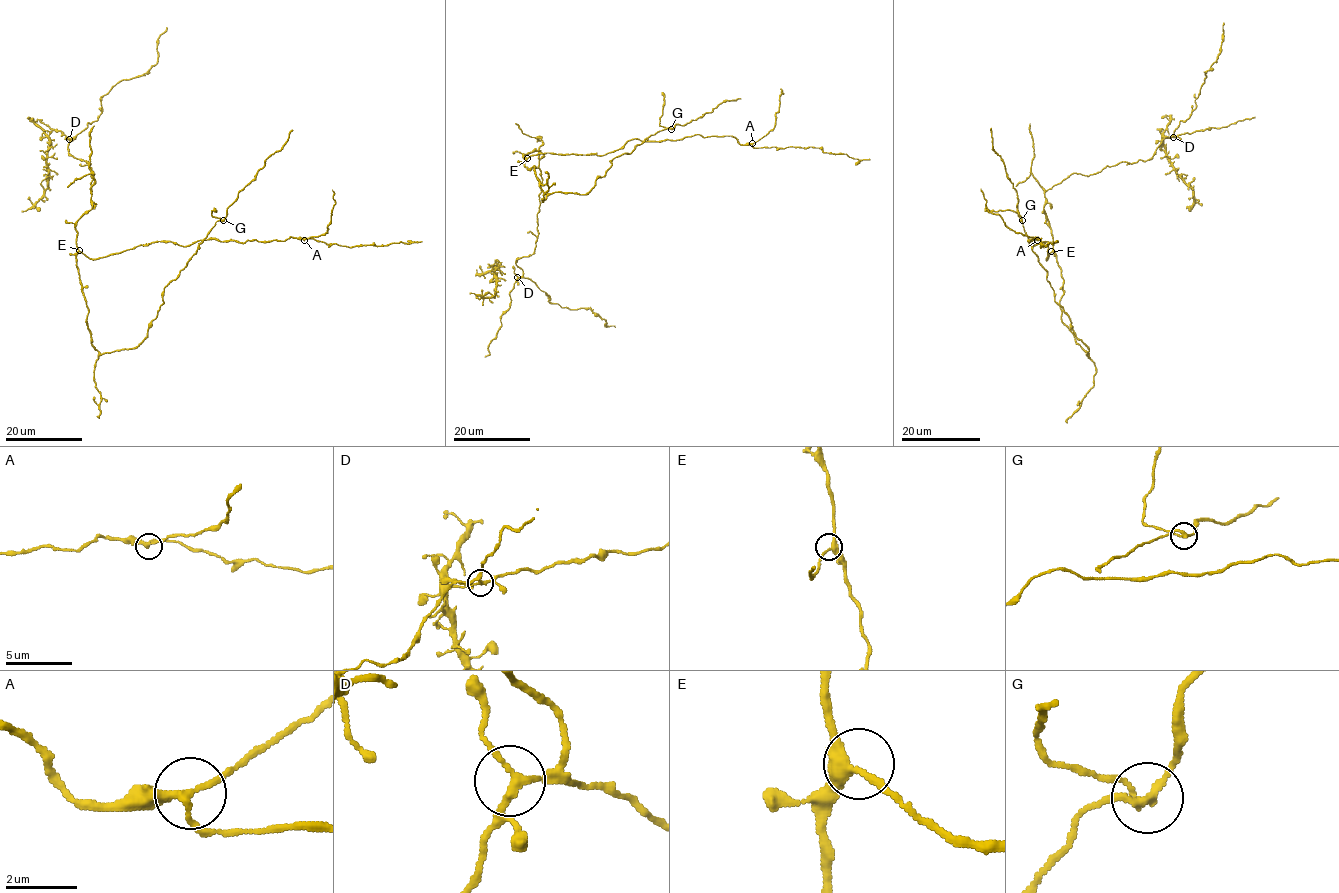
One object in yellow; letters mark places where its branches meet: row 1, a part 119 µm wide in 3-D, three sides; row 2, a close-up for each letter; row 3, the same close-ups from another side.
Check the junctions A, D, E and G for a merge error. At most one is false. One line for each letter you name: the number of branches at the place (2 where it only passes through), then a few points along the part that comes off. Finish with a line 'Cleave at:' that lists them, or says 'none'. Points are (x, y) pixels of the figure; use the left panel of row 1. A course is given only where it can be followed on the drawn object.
G: 3 | (223, 220), (213, 216), (211, 213), (216, 212), (213, 208)
Cleave at: G

